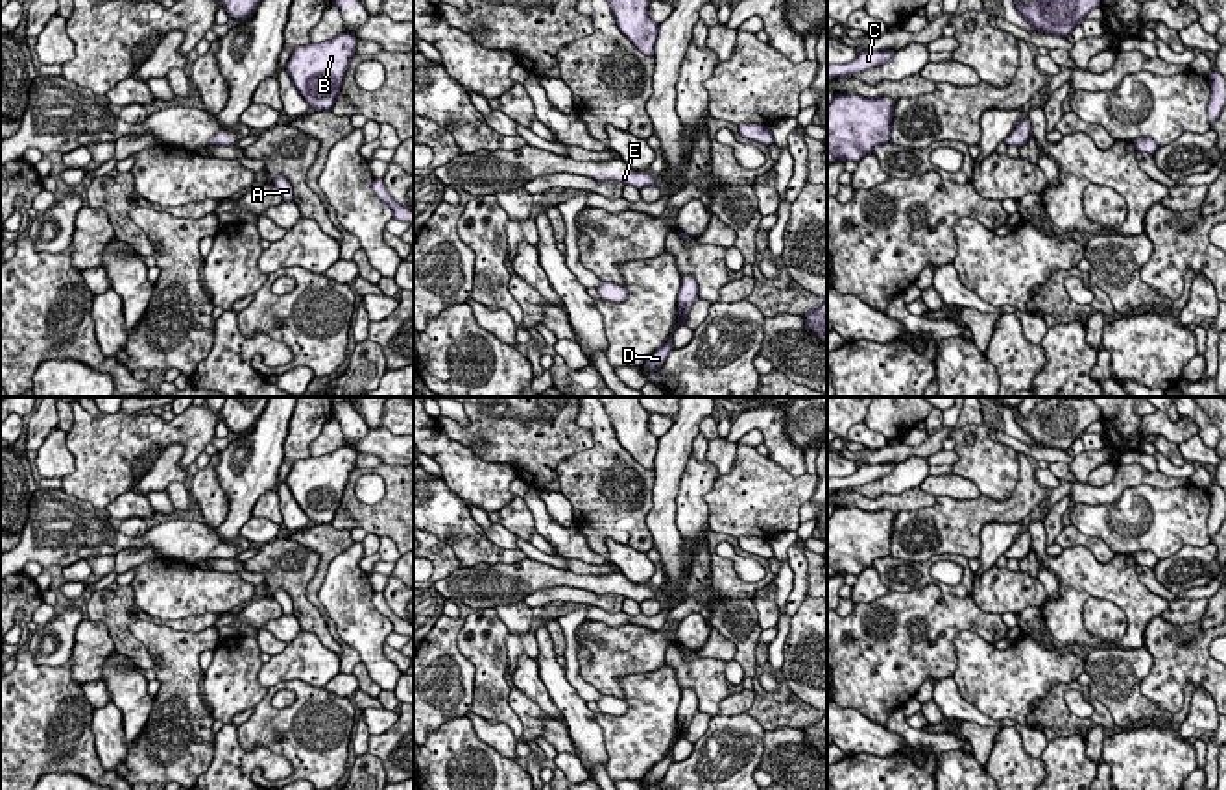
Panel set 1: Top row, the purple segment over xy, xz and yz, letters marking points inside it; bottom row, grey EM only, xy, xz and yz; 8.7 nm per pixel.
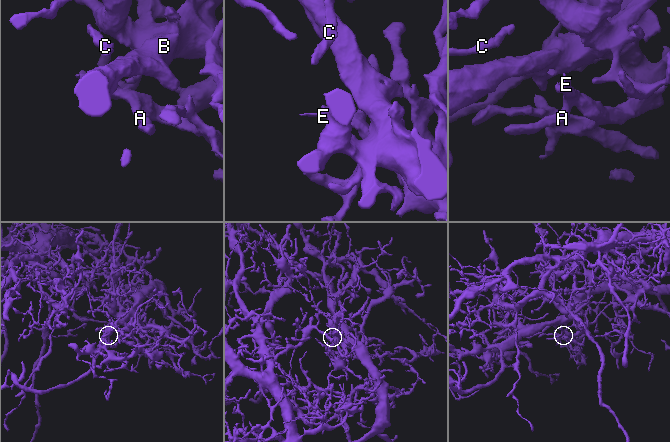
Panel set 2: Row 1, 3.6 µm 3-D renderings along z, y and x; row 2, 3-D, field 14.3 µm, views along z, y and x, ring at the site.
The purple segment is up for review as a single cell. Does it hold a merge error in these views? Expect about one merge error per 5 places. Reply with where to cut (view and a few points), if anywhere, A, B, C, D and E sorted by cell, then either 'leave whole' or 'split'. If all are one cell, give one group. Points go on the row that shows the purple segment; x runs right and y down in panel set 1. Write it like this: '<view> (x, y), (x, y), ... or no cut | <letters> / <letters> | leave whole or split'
no cut | A B C D E | leave whole

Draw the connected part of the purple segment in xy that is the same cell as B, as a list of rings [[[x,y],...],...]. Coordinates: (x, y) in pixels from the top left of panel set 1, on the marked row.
[[[355,35],[297,46],[284,66],[299,94],[316,111],[329,111],[342,89],[349,61],[356,52]]]

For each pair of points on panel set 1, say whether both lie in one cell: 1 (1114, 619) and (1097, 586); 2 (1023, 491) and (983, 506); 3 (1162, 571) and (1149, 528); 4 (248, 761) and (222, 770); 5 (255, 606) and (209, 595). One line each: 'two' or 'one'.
1: two
2: one
3: two
4: one
5: two

